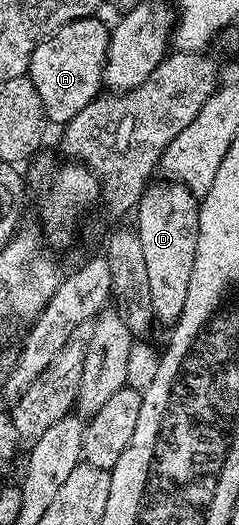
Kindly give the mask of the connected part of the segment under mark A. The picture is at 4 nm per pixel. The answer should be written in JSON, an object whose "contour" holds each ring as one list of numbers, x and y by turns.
{"contour":[[87,16,83,20,74,20,61,26,54,34,47,36,35,47,31,55,29,75,33,86,37,86,37,94,41,94,41,106,48,121,53,125,68,124,89,102,93,102,100,95,103,83,103,67,106,64,106,54,109,50,110,31,108,25,103,25,99,18]]}

